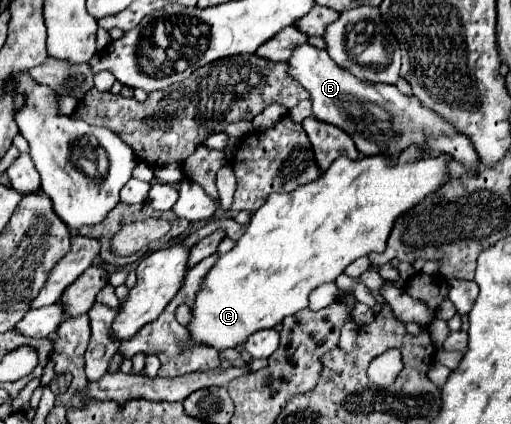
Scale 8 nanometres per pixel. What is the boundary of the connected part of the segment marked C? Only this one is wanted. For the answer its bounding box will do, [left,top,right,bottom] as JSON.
[188,146,452,350]

